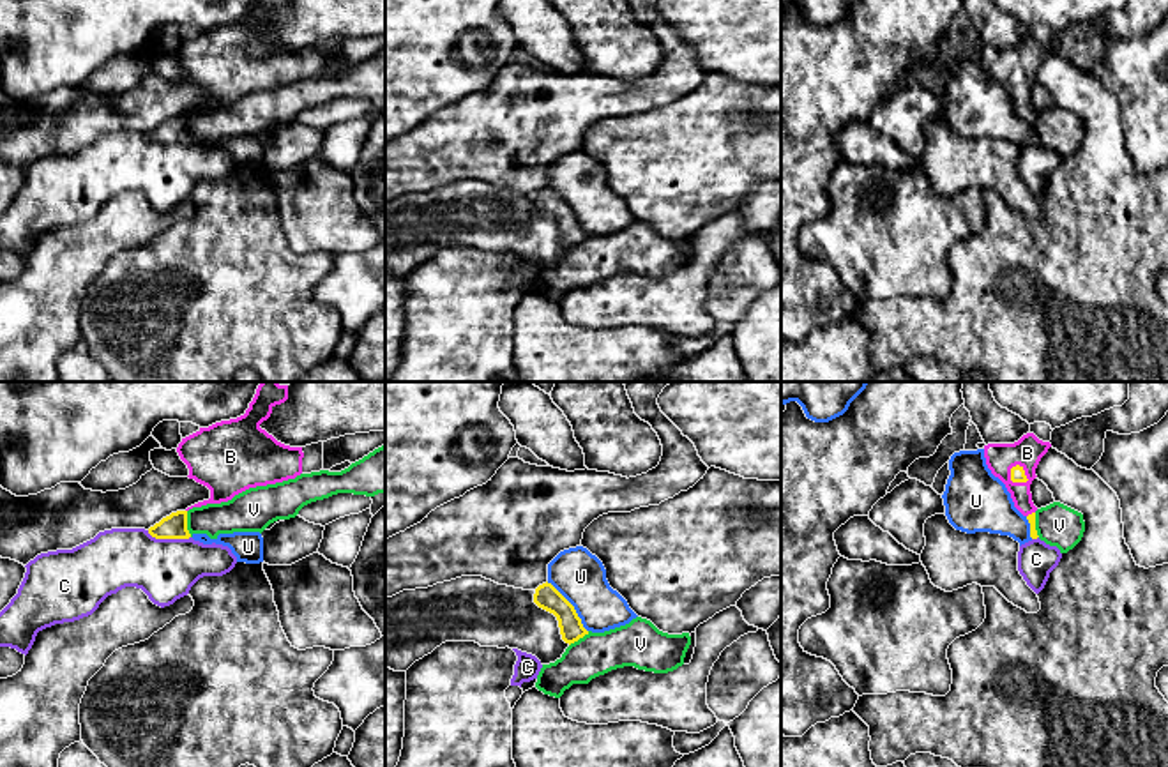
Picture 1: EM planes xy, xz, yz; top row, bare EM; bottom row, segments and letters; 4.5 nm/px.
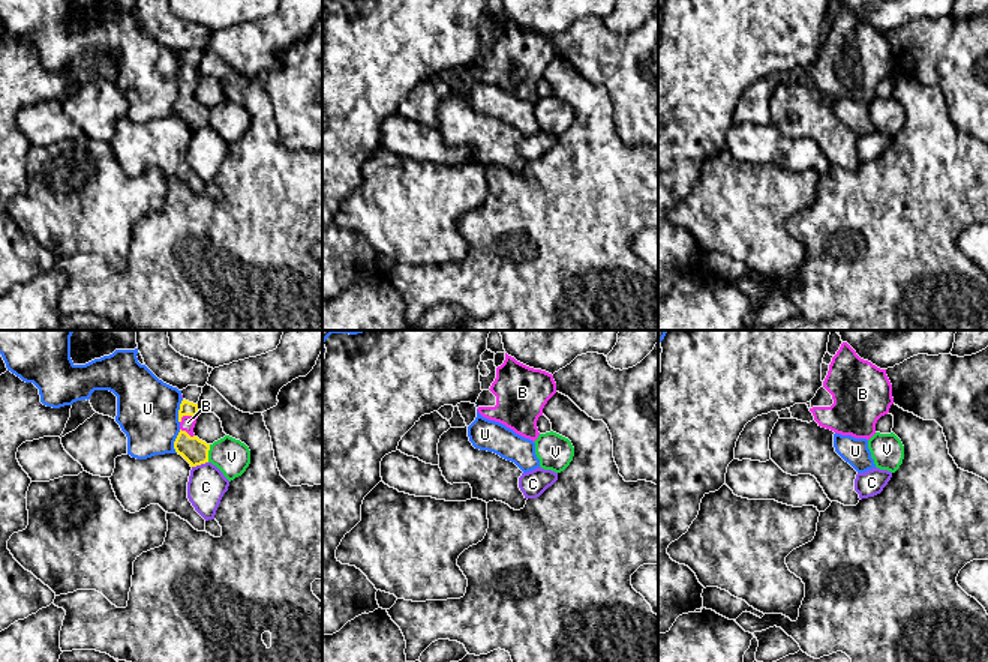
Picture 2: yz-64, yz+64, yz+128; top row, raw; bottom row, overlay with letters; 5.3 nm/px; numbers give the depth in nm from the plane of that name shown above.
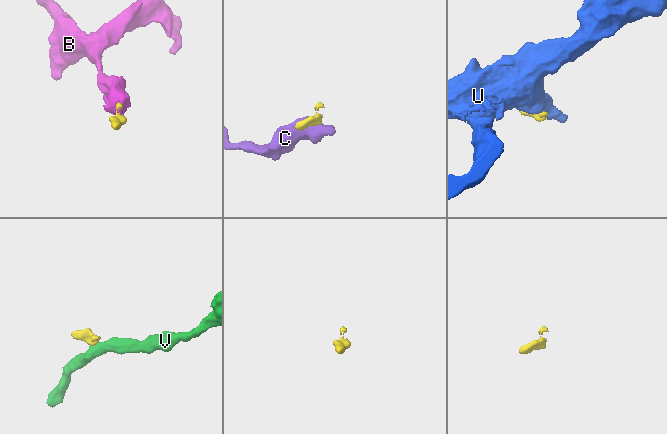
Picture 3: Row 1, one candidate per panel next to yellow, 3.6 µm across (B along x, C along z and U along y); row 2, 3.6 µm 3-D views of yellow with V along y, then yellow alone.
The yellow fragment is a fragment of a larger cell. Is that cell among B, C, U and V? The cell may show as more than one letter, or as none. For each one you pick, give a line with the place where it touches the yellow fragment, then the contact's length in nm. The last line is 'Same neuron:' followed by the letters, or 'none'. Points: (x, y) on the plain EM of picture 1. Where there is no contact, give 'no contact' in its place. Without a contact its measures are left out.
B: meets yellow in yz at (1022, 73); contact 110 nm long
Same neuron: B

